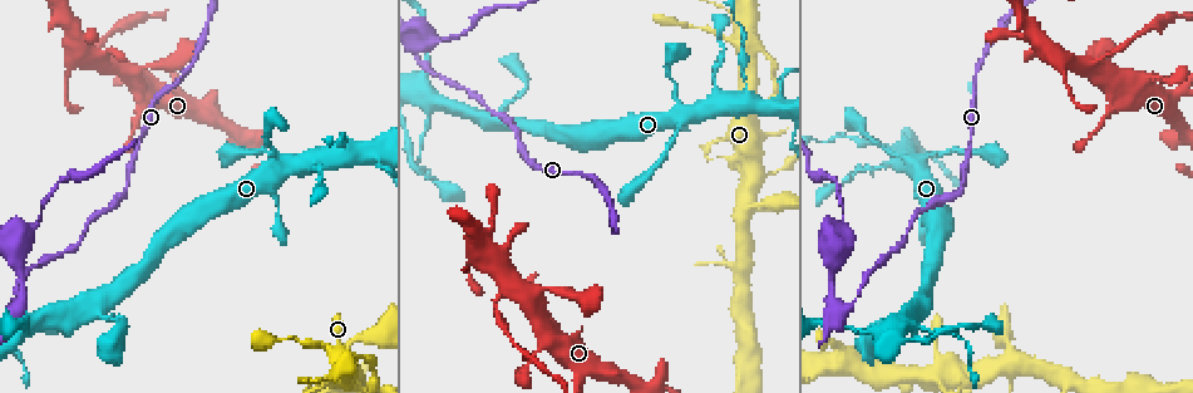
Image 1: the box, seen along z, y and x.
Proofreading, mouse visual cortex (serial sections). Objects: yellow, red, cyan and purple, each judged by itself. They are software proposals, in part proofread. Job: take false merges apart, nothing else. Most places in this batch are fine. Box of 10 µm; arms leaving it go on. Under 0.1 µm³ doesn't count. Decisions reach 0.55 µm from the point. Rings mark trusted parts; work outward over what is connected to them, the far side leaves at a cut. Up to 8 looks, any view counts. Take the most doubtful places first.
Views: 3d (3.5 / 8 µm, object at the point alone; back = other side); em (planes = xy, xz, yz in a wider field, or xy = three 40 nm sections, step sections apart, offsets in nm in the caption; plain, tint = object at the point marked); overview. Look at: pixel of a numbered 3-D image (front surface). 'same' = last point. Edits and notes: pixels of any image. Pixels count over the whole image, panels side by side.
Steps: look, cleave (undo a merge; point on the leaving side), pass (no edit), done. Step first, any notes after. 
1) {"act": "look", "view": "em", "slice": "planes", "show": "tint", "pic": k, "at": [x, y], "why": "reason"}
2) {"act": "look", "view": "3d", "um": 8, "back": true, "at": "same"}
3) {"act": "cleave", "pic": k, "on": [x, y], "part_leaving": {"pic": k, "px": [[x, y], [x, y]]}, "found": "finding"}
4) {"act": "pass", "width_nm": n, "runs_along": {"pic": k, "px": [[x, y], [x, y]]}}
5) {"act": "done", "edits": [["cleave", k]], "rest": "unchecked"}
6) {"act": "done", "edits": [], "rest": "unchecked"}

{"act": "look", "view": "em", "slice": "xy", "step": 2, "show": "tint", "pic": 1, "at": [496, 303], "why": "thin neck"}

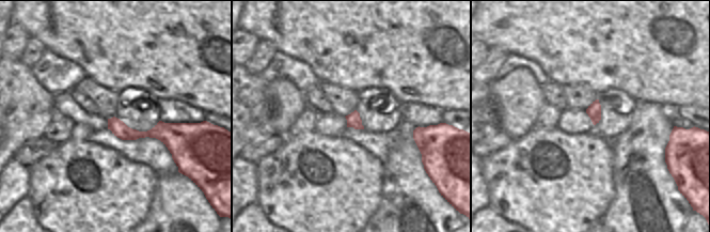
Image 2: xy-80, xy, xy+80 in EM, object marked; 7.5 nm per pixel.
{"act": "look", "view": "3d", "um": 3.5, "at": "same", "why": "see where the arms go"}

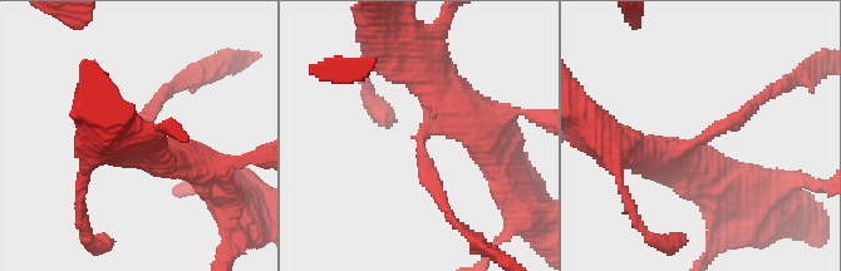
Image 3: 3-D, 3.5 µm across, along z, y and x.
{"act": "cleave", "pic": 3, "on": [741, 119], "found": "a second cell is stuck on"}

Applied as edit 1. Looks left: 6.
{"act": "look", "view": "overview", "why": "redraw"}

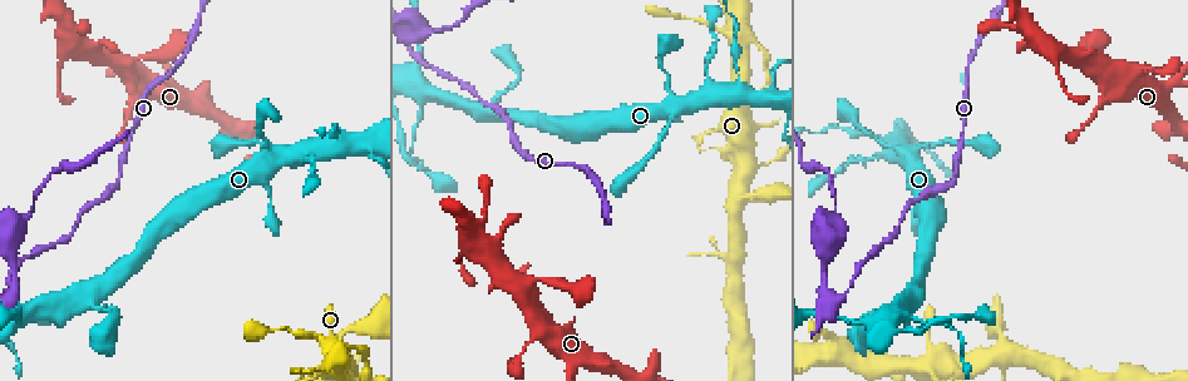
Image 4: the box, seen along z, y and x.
{"act": "look", "view": "3d", "um": 3.5, "pic": 4, "at": [874, 323]}

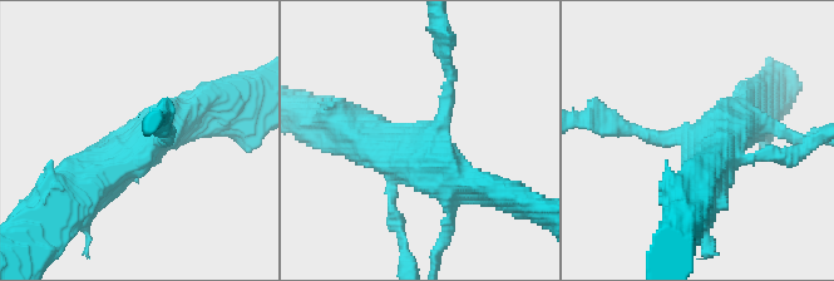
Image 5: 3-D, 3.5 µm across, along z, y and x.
{"act": "look", "view": "em", "slice": "xy", "step": 2, "show": "tint", "pic": 5, "at": [698, 137], "why": "now the EM"}

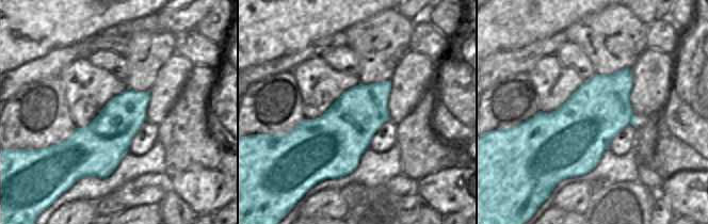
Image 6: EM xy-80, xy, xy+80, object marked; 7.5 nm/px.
{"act": "pass", "runs_along": {"pic": 5, "px": [[210, 98], [129, 156], [109, 156]]}, "found": "continuous, no second cell"}

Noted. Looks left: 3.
{"act": "look", "view": "3d", "um": 3.5, "pic": 4, "at": [674, 110], "why": "four or more arms meet"}

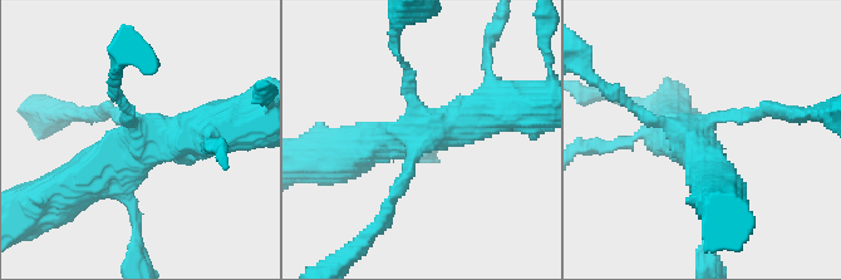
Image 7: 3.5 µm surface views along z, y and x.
{"act": "look", "view": "em", "slice": "xy", "step": 3, "show": "tint", "pic": 7, "at": [140, 125], "arms": 4, "arm_widths_nm": [150, 150, 500, 600]}

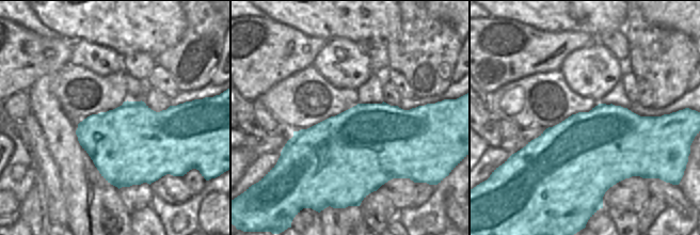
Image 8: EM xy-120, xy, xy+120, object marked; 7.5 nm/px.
{"act": "pass", "runs_along": {"pic": 7, "px": [[73, 186], [143, 140], [220, 128]]}, "found": "one cell here"}

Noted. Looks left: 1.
{"act": "done", "edits": [["cleave", 3]], "rest": "unchecked"}

